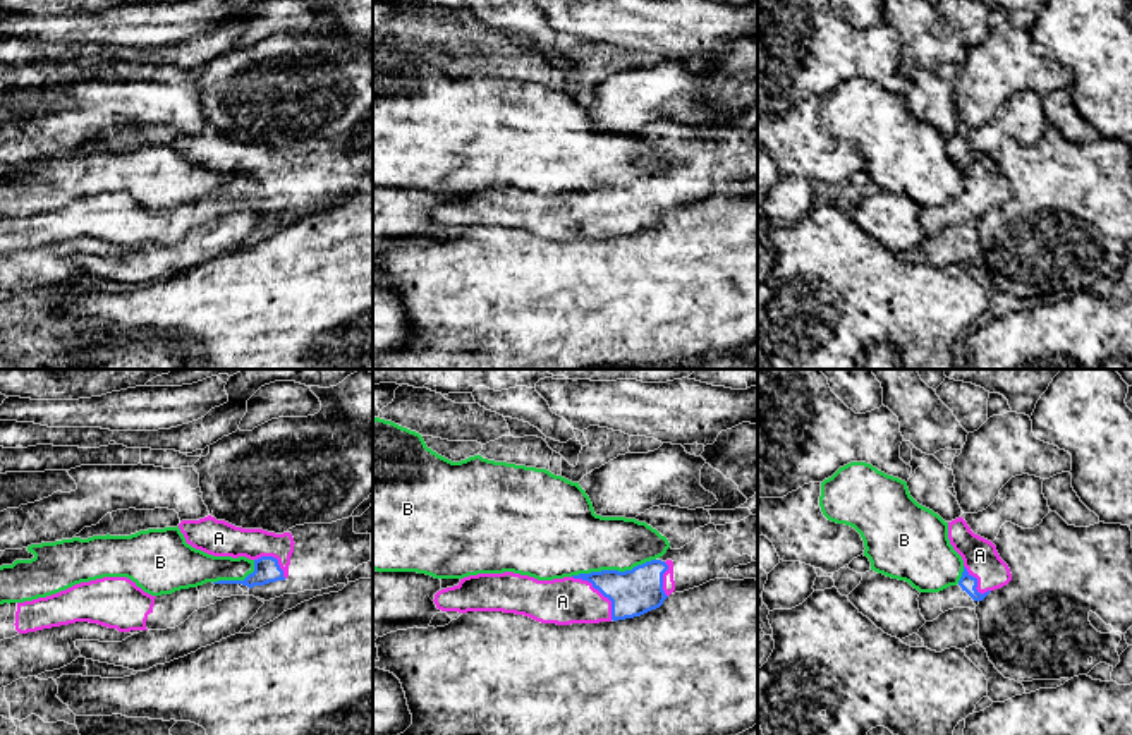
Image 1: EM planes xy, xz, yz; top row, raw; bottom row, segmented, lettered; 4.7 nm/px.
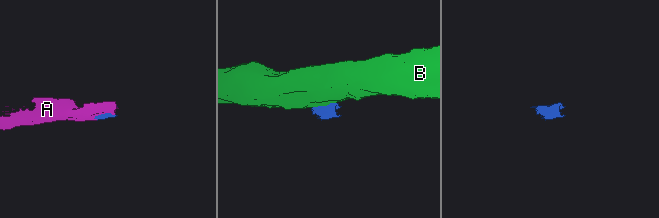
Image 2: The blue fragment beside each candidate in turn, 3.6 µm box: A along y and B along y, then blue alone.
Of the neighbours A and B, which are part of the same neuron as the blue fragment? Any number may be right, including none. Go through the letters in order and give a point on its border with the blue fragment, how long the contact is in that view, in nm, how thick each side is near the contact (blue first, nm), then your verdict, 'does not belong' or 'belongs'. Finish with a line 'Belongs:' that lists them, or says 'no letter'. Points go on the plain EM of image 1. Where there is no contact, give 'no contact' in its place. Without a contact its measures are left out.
A: xz (600, 206) | 280 nm | 220/220 nm | belongs
B: xz (612, 186) | 400 nm | 220/340 nm | does not belong
Belongs: A

